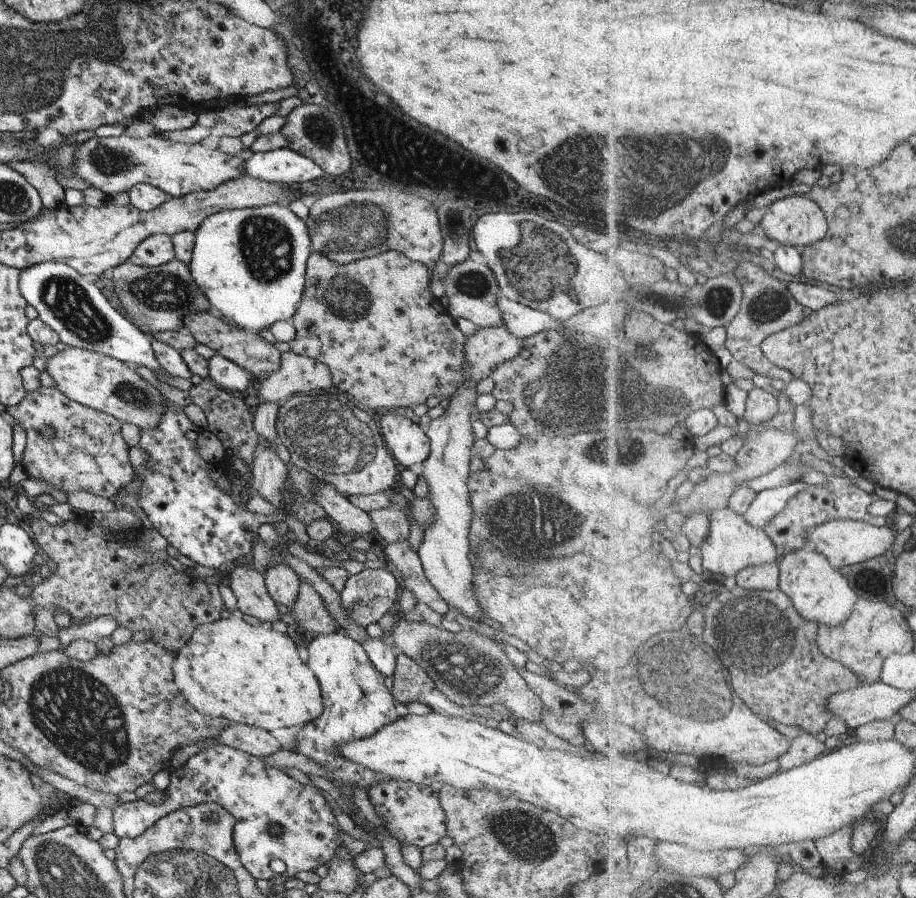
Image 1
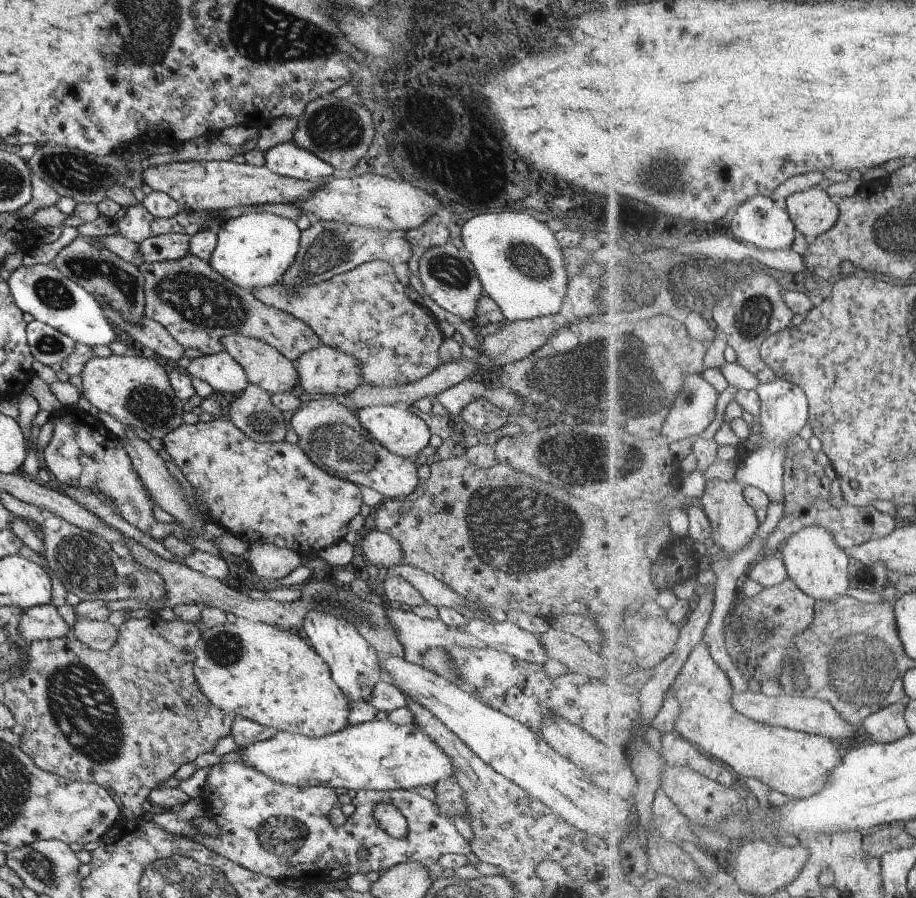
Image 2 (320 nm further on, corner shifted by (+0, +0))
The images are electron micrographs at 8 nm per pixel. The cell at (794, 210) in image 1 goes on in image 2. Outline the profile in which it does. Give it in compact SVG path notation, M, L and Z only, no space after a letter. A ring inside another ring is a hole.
M818 184L789 195L785 208L790 212L796 228L807 236L825 234L840 217L837 200Z

